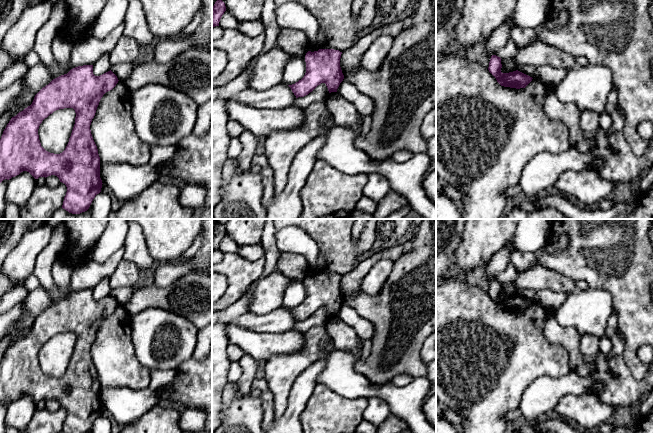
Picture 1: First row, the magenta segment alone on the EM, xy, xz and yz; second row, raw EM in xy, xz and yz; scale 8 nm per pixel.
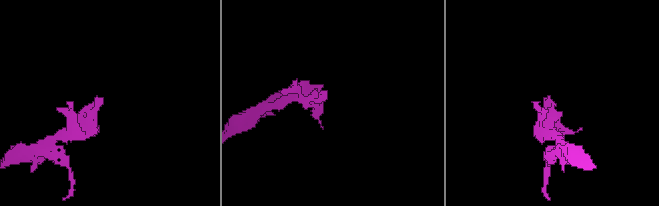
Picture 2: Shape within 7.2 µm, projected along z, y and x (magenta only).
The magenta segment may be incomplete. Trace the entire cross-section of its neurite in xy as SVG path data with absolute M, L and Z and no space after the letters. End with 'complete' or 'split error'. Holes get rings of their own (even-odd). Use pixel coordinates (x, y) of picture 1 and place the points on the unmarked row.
M83 289L71 293L67 298L53 303L43 311L34 321L30 330L12 341L0 363L0 407L19 399L23 395L29 396L35 403L55 399L67 411L63 433L89 433L93 423L101 416L100 381L93 364L90 349L95 340L97 331L103 319L112 314L118 307L117 300L110 294L100 300L93 298L93 289ZM64 332L73 332L76 337L75 348L65 374L60 378L46 375L40 367L38 353L42 345L54 335Z; complete

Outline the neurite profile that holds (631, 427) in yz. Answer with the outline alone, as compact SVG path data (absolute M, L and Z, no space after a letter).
M629 420L626 426L614 429L610 433L635 433L639 429L640 423L641 423L641 420L635 423Z

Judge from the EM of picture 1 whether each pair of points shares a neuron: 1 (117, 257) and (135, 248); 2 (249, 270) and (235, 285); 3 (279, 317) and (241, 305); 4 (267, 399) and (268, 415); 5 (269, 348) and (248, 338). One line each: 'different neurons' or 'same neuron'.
1: different neurons
2: same neuron
3: different neurons
4: same neuron
5: same neuron

